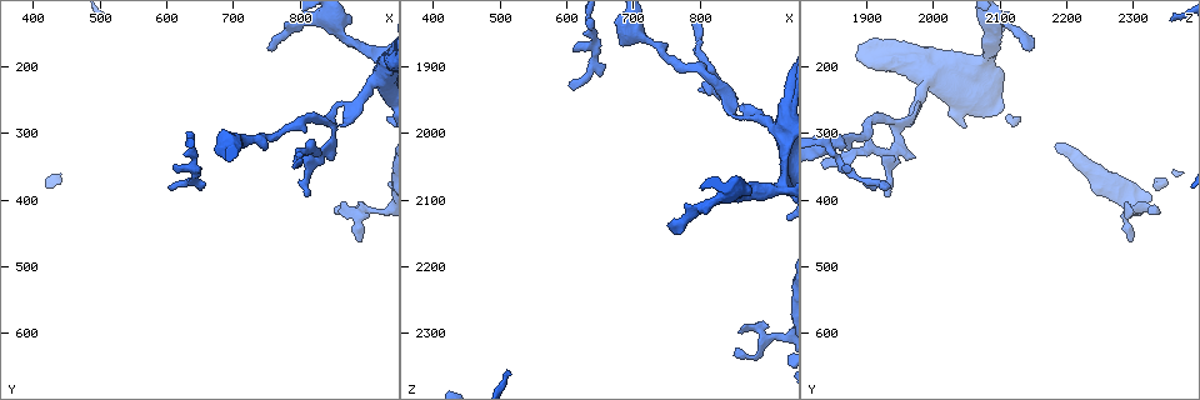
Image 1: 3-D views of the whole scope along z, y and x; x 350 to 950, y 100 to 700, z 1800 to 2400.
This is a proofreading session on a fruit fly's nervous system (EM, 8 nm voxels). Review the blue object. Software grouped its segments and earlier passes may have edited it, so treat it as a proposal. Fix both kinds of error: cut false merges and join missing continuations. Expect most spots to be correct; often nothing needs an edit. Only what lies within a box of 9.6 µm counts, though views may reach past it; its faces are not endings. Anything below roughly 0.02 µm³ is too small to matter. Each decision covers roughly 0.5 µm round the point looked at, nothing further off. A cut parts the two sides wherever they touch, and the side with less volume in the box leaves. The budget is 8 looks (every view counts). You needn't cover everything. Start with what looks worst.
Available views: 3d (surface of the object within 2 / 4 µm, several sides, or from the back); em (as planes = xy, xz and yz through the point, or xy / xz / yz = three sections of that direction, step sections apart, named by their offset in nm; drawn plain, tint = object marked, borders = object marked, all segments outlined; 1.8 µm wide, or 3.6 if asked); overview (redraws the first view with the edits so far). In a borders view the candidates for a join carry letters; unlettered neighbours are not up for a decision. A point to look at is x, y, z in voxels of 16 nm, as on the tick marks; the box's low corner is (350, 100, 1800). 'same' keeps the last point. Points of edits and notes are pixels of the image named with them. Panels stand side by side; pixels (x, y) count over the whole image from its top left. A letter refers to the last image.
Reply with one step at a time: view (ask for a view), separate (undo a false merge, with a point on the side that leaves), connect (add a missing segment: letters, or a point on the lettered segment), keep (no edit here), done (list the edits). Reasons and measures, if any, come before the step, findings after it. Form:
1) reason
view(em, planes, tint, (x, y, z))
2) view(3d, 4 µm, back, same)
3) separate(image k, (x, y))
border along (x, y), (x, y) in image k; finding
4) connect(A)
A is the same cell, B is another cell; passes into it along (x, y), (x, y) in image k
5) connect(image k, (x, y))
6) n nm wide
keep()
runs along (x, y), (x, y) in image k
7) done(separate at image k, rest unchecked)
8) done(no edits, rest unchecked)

two arms in line, one across
view(em, yz, step 16, borders, (850, 290, 1955))

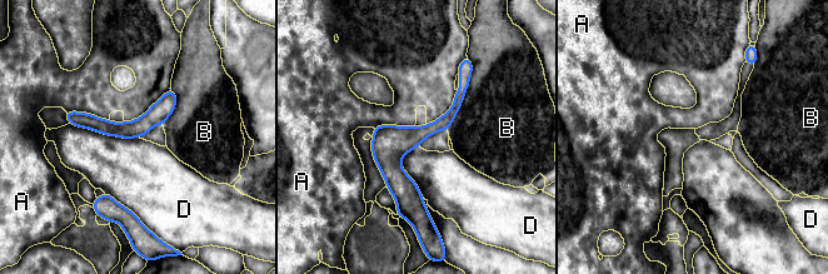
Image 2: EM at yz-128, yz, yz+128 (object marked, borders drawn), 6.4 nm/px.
keep()
A, B and D are other cells; border along (70, 123), (109, 135), (139, 138) in image 2; all the same neuron

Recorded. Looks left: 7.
view(em, yz, step 16, tint, (755, 180, 2145))

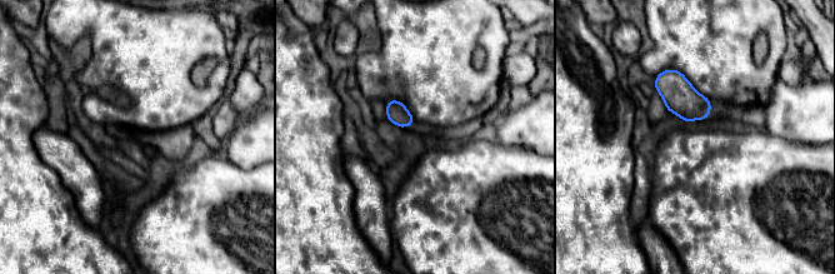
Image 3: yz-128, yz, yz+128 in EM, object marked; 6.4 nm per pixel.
see the neighbours
view(em, yz, step 16, borders, same)

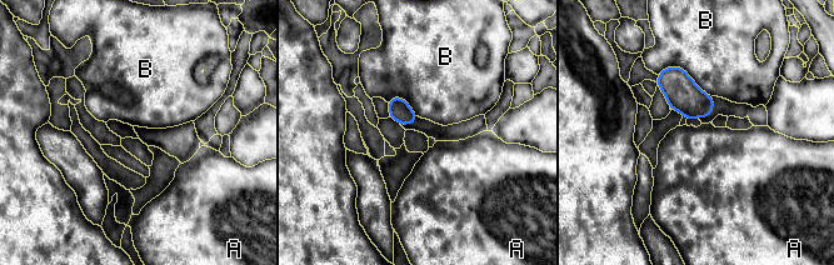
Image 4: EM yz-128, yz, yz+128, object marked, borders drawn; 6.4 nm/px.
120 nm wide
keep()
A and B are other cells; border along (658, 74), (680, 66), (710, 96) in image 4; none of them fits

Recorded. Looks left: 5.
sharp bend
view(3d, 4 µm, back, (925, 215, 1995))

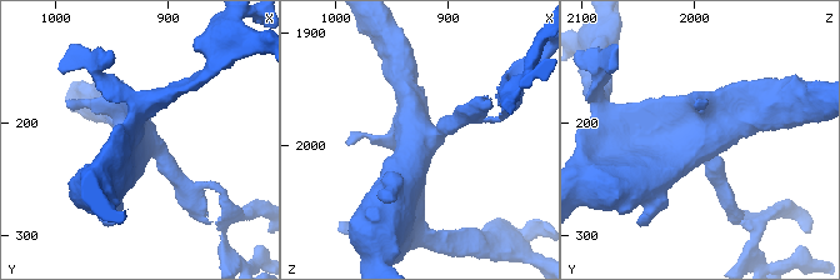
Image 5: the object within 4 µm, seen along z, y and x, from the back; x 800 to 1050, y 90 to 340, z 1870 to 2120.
view(em, 3.6 µm, xz, step 4, tint, (920, 218, 1998))

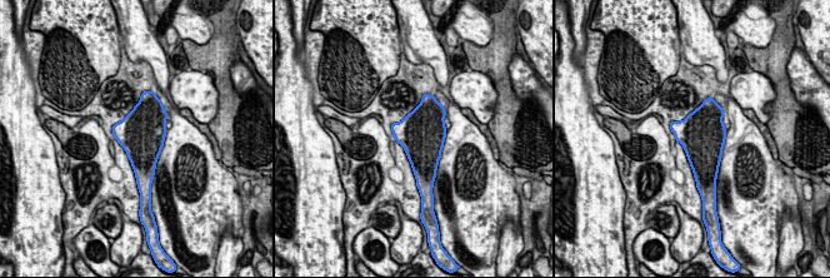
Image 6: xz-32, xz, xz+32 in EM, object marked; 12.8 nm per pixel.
view(em, 3.6 µm, planes, borders, same)

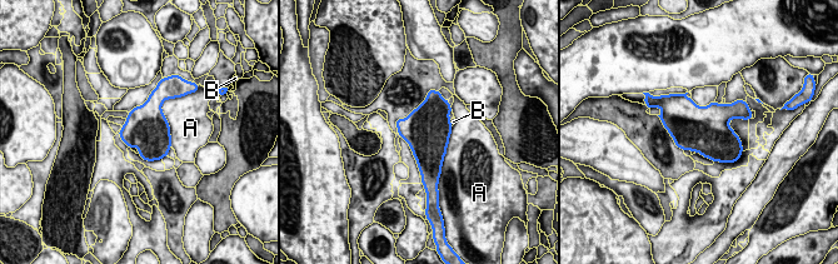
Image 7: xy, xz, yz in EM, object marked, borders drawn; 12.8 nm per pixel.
550 nm wide
keep()
A and B are other cells; border along (164, 100), (161, 111), (171, 147) in image 7; one neuron here

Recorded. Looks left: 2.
branch stops here
view(em, planes, borders, (615, 360, 1875))

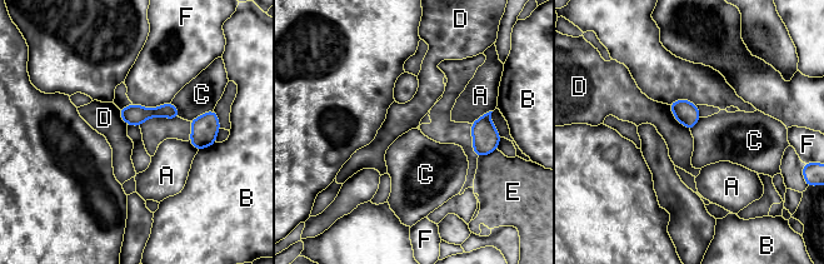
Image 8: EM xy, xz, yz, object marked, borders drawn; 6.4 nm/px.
keep()
A, B, C, D, E and F are other cells; border along (213, 109), (195, 116), (190, 121) in image 8; none of them fits

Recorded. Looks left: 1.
done(no edits, rest unchecked)

